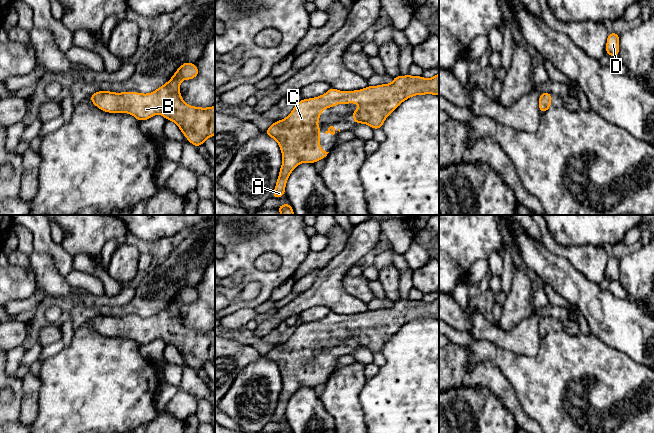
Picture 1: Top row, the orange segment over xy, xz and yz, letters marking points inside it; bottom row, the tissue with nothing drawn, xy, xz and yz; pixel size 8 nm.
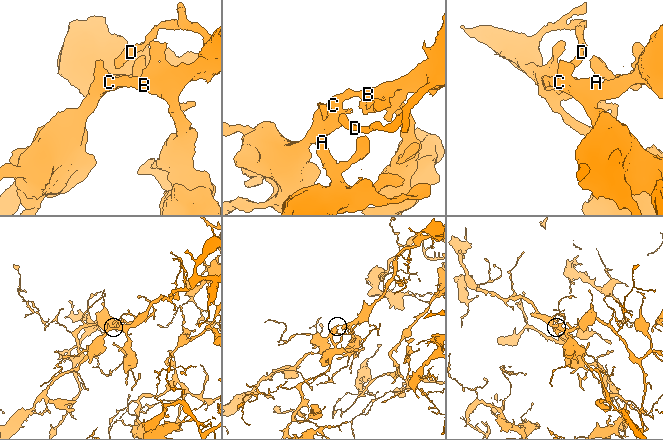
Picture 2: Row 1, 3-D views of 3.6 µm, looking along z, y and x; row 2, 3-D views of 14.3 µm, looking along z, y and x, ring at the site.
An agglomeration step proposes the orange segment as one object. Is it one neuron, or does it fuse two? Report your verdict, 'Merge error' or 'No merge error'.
No merge error

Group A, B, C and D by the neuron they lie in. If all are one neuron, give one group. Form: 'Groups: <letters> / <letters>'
Groups: A B C D

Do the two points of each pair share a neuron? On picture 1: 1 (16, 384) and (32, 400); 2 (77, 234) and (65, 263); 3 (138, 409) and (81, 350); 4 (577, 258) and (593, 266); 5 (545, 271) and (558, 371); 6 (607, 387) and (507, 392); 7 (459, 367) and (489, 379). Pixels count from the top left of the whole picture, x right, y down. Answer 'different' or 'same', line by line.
1: different
2: different
3: same
4: same
5: different
6: different
7: same

